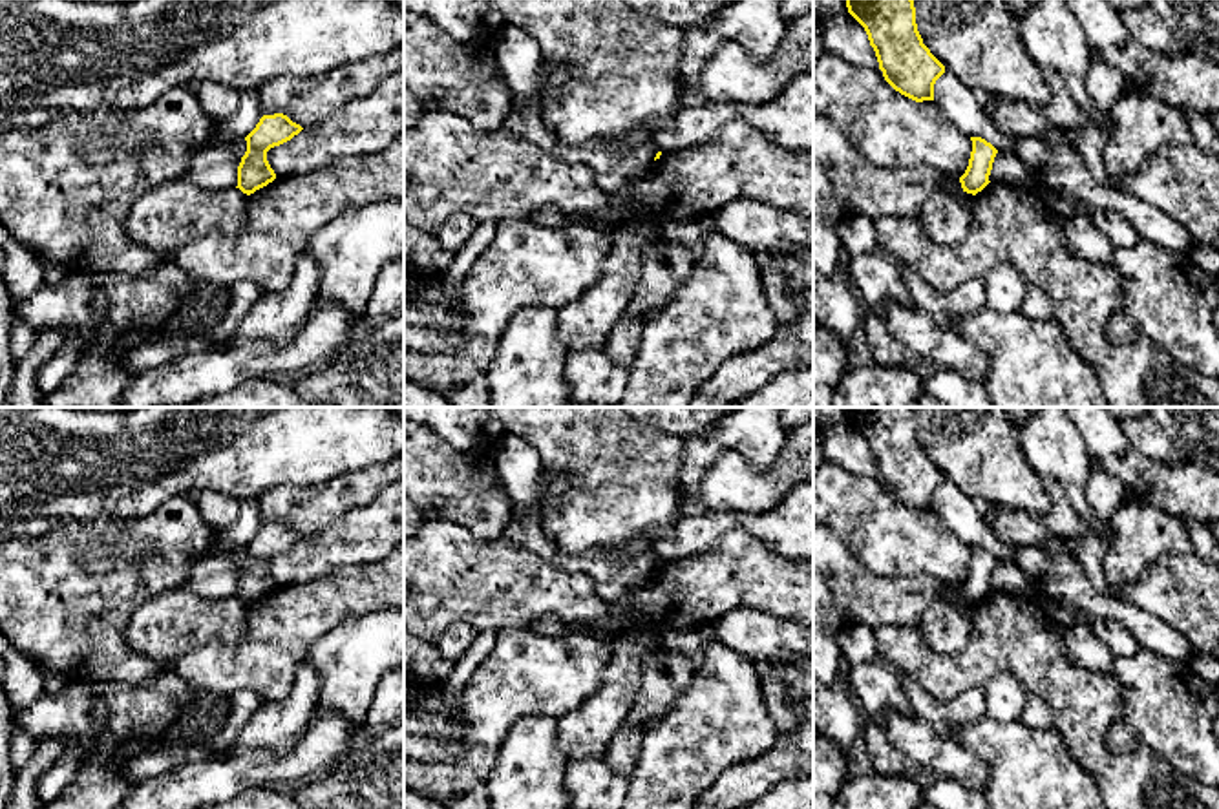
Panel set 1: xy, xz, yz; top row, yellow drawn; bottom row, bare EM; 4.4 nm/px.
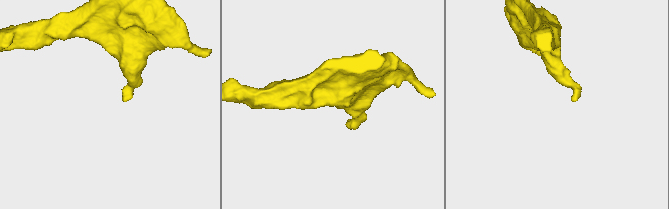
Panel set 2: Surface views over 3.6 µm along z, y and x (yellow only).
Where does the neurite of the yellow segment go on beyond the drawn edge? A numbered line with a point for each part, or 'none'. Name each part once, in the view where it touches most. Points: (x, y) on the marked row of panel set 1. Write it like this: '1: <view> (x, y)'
none

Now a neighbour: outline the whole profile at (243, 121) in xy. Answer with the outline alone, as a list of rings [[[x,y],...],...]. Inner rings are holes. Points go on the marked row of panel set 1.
[[[258,88],[239,91],[239,108],[238,111],[225,122],[230,133],[247,137],[261,119]]]

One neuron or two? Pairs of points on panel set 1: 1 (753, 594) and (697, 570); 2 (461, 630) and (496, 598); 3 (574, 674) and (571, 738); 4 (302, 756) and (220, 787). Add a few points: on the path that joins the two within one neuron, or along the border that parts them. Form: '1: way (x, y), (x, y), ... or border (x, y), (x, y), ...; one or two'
1: way (739, 581), (711, 581); one
2: border (479, 630), (455, 621), (435, 641); two
3: border (602, 680), (583, 702), (558, 718); two
4: way (282, 769), (240, 771); one

